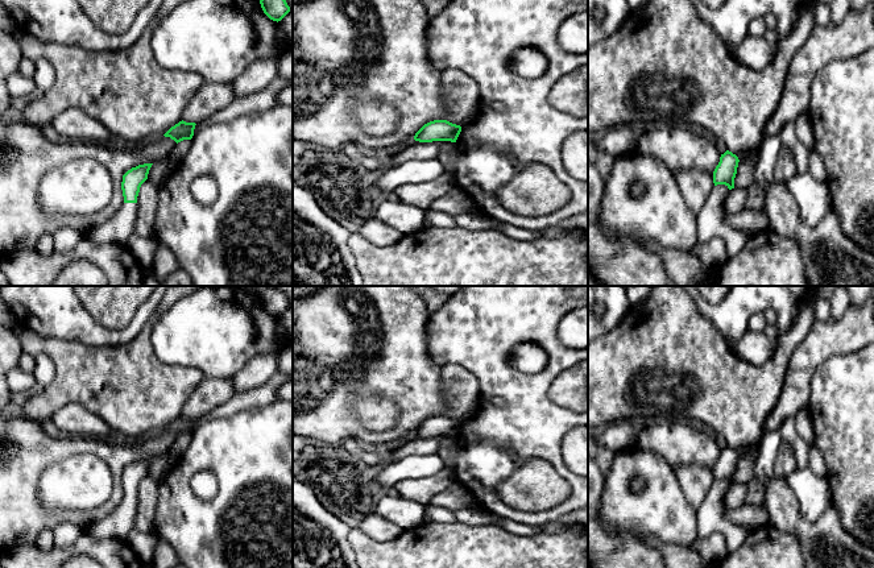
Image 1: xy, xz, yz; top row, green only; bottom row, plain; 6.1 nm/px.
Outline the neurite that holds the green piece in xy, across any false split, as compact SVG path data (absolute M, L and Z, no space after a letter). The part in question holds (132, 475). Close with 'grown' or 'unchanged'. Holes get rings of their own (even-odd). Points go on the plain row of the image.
M144 459L132 463L123 470L121 485L124 498L120 505L105 518L95 522L87 534L94 539L121 539L125 540L128 532L133 528L137 511L137 492L141 480L148 474L153 459Z; grown

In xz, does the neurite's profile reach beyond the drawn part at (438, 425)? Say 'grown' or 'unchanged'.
unchanged

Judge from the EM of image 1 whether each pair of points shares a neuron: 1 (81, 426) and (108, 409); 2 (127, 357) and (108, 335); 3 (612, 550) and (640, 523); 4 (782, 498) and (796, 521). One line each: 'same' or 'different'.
1: different
2: different
3: different
4: same

